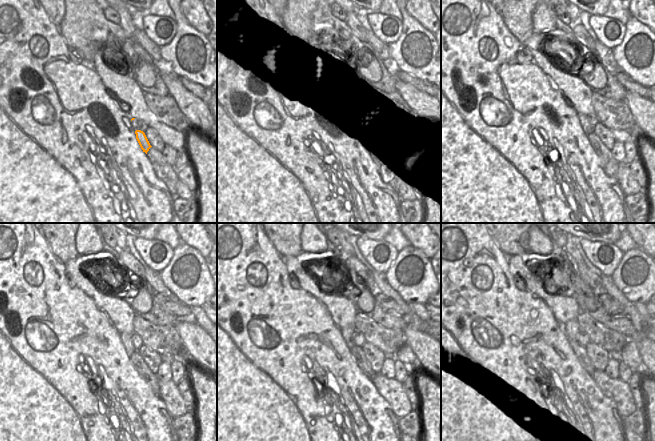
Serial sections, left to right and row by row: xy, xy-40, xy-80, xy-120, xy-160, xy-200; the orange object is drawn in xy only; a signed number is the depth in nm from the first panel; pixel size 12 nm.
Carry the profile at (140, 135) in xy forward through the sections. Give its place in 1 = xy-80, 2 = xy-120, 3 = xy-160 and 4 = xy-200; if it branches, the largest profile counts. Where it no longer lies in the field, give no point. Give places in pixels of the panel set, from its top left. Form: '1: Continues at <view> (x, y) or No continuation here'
1: Continues at xy-80 (588, 123)
2: Continues at xy-120 (125, 337)
3: Continues at xy-160 (348, 332)
4: Continues at xy-200 (571, 328)

